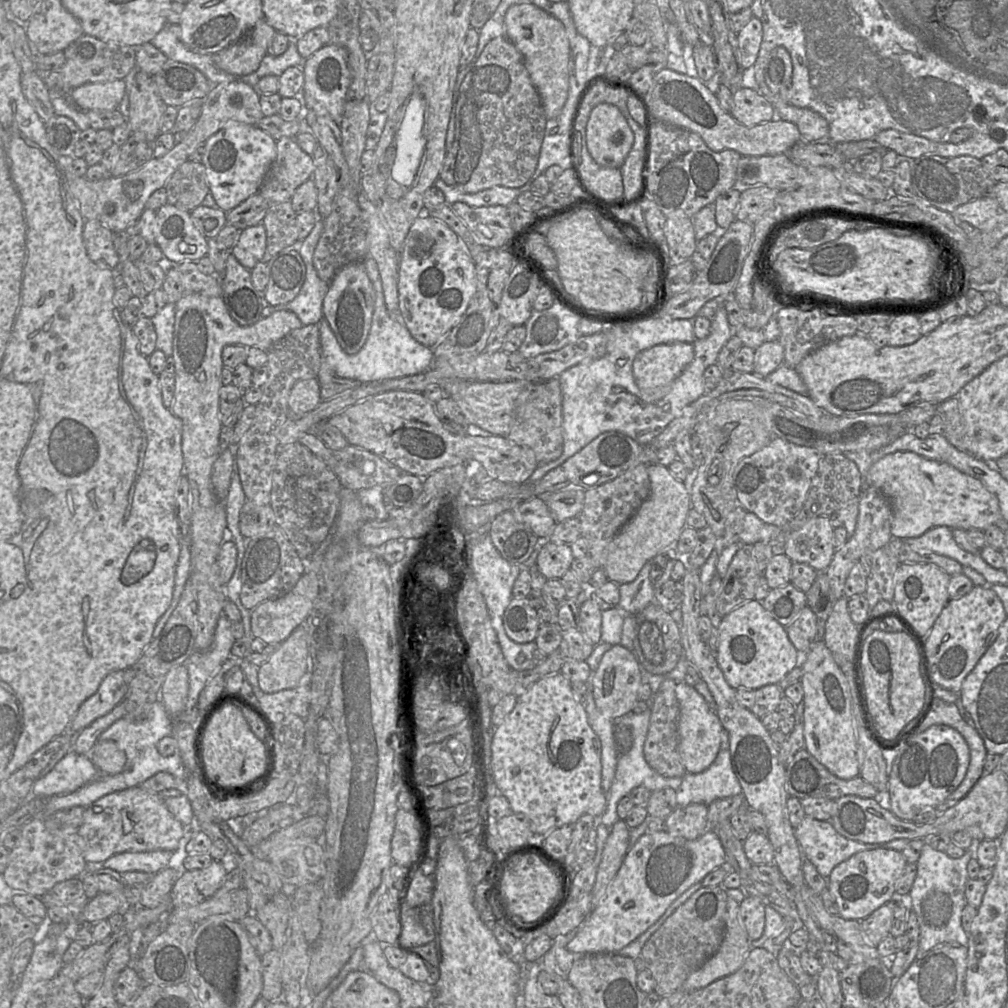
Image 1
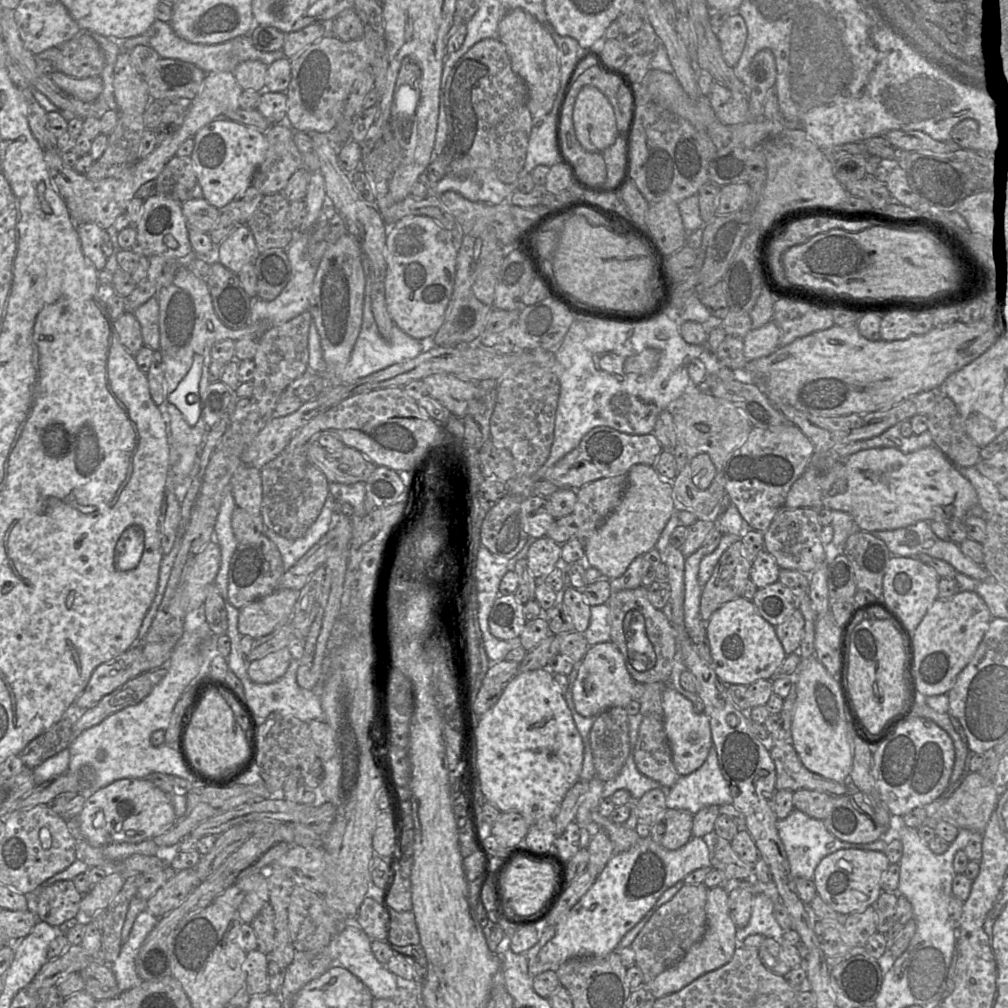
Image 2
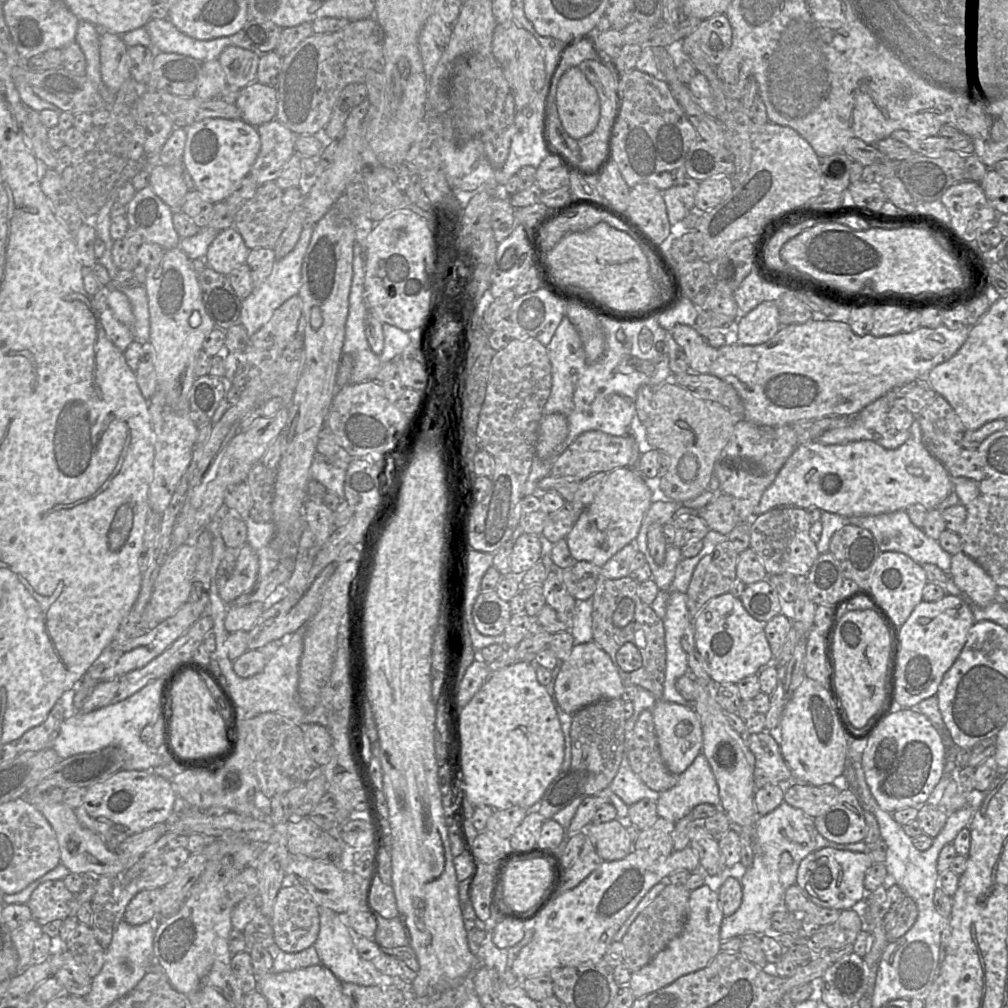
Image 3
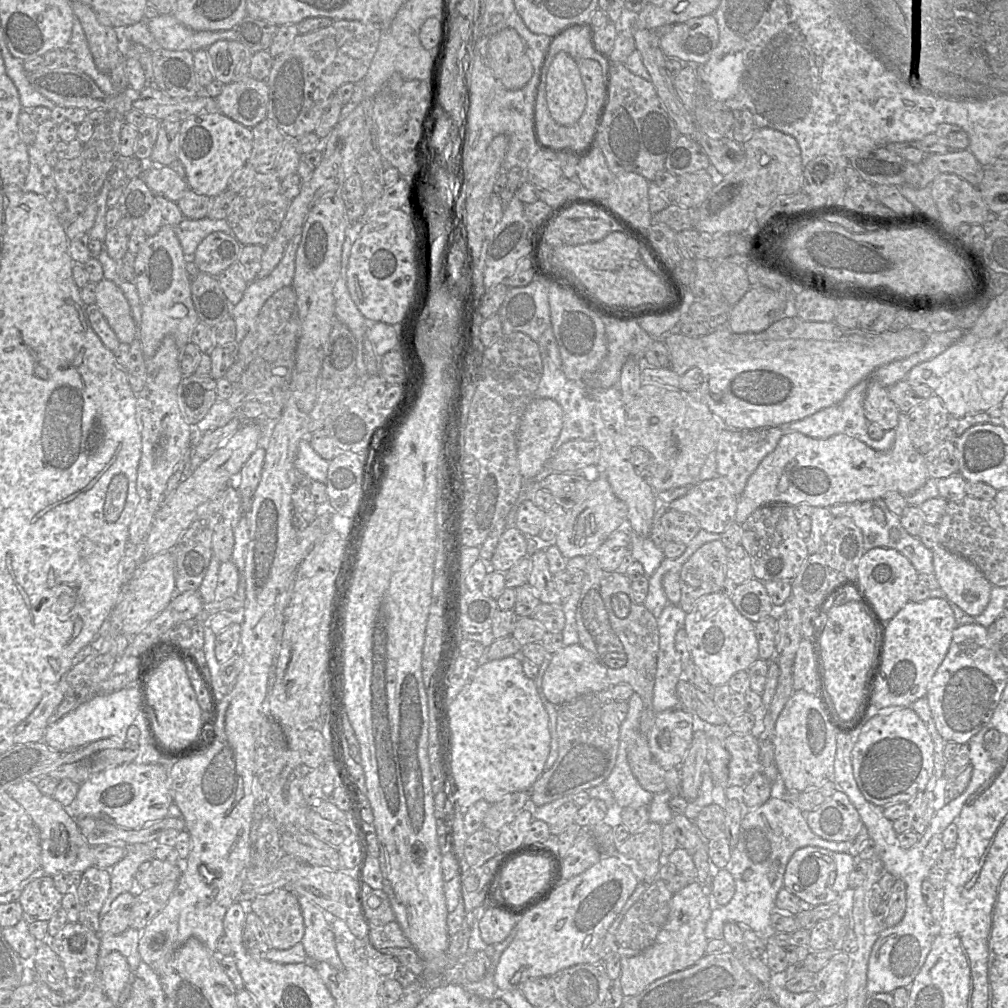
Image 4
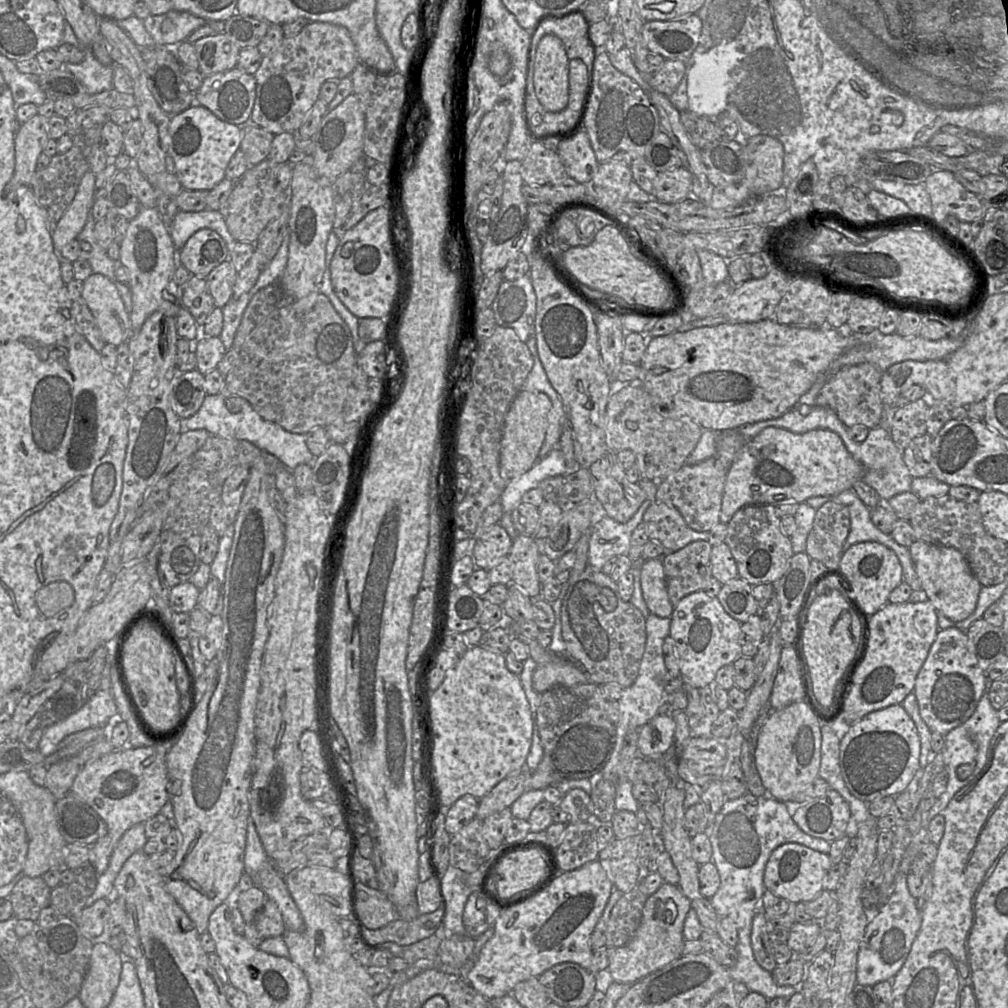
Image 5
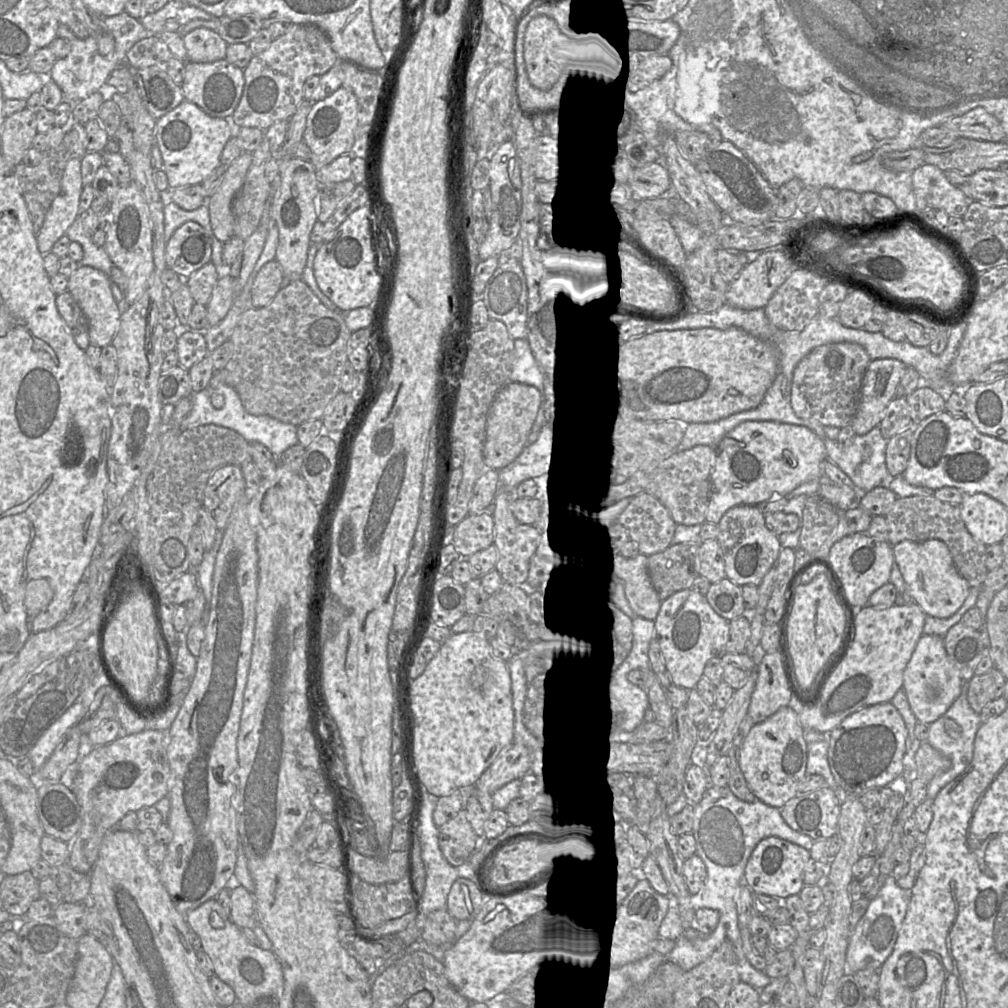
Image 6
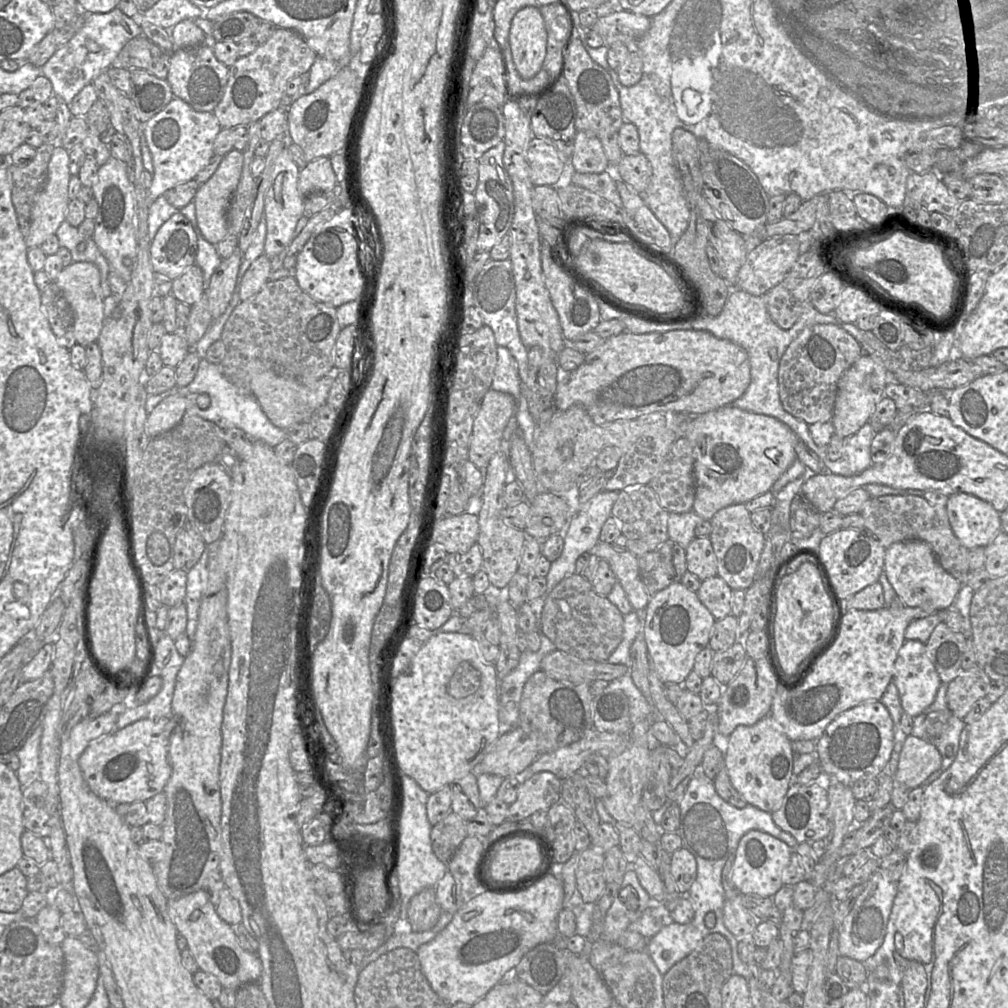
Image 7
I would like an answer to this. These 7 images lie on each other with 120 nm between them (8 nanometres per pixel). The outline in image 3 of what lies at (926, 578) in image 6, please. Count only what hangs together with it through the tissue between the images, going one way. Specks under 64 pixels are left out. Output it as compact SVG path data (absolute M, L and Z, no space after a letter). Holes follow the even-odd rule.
M965 554L952 555L948 574L964 596L975 605L986 607L994 600L998 586L975 560Z

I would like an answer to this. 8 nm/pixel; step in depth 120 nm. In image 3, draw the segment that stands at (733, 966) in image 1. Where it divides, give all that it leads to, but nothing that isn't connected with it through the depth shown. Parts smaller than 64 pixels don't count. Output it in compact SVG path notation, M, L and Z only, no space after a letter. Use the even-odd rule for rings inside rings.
M706 884L692 890L688 904L688 915L682 933L674 939L663 951L658 953L650 963L632 972L628 987L635 998L641 998L666 987L678 978L706 968L721 952L721 924L724 919L719 904L718 892Z

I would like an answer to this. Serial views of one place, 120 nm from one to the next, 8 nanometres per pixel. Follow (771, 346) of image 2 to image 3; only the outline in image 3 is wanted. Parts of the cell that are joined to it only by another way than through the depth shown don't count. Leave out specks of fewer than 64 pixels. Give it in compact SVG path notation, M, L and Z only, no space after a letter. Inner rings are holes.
M764 300L736 322L737 343L757 345L770 340L780 329L779 312L774 301Z

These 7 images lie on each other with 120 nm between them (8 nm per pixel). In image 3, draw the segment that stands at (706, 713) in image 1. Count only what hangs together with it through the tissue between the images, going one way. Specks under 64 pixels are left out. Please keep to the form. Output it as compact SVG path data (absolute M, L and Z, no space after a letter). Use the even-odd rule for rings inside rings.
M658 700L652 709L656 737L667 768L676 775L687 770L702 753L703 732L700 718L692 707Z

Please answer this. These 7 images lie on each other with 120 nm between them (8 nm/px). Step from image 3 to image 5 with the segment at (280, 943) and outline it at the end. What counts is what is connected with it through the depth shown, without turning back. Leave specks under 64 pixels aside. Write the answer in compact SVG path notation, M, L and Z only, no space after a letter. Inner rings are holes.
M252 885L238 896L238 909L248 925L253 925L264 938L282 937L287 930L277 904L265 892Z

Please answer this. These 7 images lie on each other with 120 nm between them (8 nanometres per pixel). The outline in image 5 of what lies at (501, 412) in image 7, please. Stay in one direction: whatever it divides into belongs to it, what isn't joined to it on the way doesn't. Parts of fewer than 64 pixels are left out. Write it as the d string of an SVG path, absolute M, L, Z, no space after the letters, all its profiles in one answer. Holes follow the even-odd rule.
M521 390L514 398L505 416L501 439L500 473L504 479L510 480L524 474L538 461L551 408L550 398L542 392Z

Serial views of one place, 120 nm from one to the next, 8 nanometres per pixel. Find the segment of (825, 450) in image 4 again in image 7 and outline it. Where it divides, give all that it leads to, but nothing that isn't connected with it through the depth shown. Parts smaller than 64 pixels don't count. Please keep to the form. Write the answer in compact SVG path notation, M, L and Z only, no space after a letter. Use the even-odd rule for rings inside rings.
M727 405L705 414L691 417L685 438L692 445L694 456L695 500L692 511L704 520L710 520L720 509L744 504L751 499L771 491L774 483L797 459L795 444L797 435L778 419Z

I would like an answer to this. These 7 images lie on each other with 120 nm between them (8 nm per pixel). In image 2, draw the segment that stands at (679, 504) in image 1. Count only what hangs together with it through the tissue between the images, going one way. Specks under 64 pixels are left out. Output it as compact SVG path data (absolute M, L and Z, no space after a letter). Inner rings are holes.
M633 465L627 474L628 485L621 501L603 524L583 541L587 566L597 568L609 580L622 576L635 558L655 548L668 519L676 511L672 481L663 479L652 465Z

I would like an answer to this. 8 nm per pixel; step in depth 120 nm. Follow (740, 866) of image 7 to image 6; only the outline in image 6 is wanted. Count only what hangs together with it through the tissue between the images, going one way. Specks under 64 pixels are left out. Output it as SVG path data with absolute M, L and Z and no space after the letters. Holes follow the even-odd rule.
M778 837L761 840L754 848L744 871L744 884L754 894L763 894L781 901L799 895L805 887L804 874L811 858L809 850Z

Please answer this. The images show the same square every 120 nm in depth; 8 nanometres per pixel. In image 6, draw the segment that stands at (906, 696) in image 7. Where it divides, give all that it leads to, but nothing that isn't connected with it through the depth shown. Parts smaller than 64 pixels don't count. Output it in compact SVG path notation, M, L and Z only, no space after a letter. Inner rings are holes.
M923 635L904 670L903 685L918 721L931 724L943 716L964 689L965 681L947 655L941 636Z

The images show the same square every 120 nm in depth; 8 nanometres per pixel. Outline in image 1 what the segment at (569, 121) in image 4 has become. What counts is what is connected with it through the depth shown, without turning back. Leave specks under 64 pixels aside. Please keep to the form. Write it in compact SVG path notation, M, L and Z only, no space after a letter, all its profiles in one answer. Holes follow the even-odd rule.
M599 103L592 108L585 138L591 157L609 168L620 169L634 143L634 134L625 116L609 103Z

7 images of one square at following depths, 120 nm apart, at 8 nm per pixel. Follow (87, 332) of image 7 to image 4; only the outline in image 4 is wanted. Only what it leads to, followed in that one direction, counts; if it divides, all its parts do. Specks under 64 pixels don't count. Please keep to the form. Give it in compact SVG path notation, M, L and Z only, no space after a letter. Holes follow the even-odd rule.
M102 279L96 283L95 304L115 332L120 343L130 344L137 339L137 327L131 307L121 291L112 281Z

